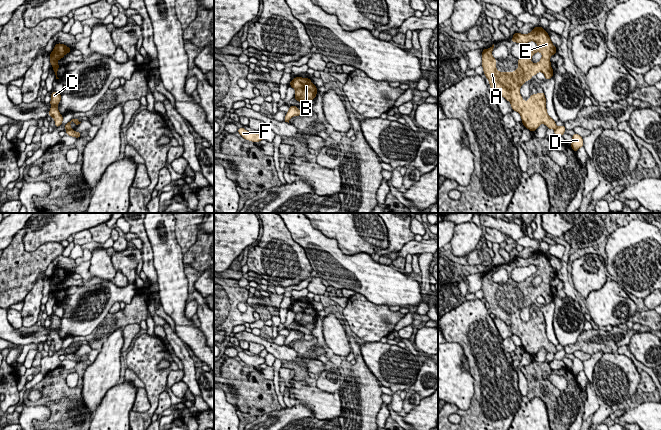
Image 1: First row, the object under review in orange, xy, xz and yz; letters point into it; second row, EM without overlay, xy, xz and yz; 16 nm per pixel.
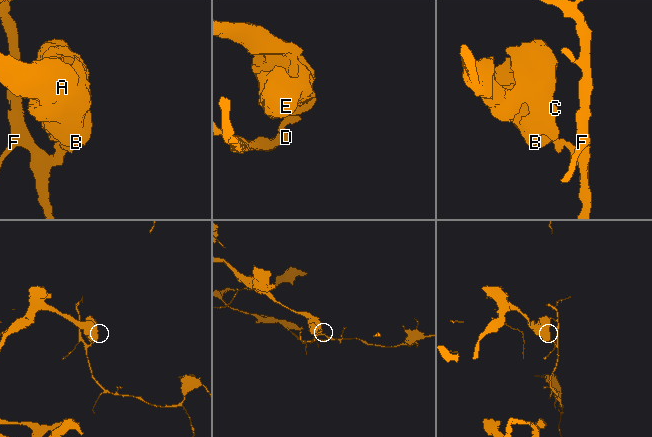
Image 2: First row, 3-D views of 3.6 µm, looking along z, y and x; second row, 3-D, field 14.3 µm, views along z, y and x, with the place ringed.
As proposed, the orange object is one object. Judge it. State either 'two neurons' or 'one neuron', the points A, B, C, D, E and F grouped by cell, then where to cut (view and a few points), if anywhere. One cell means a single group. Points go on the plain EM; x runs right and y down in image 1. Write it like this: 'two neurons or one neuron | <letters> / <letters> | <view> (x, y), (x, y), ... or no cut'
two neurons | A B C E / D F | xy (66, 352), (70, 353)

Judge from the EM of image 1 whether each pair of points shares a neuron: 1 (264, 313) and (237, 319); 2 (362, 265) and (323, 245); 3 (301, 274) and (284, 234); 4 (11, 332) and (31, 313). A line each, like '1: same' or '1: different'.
1: different
2: same
3: same
4: different

